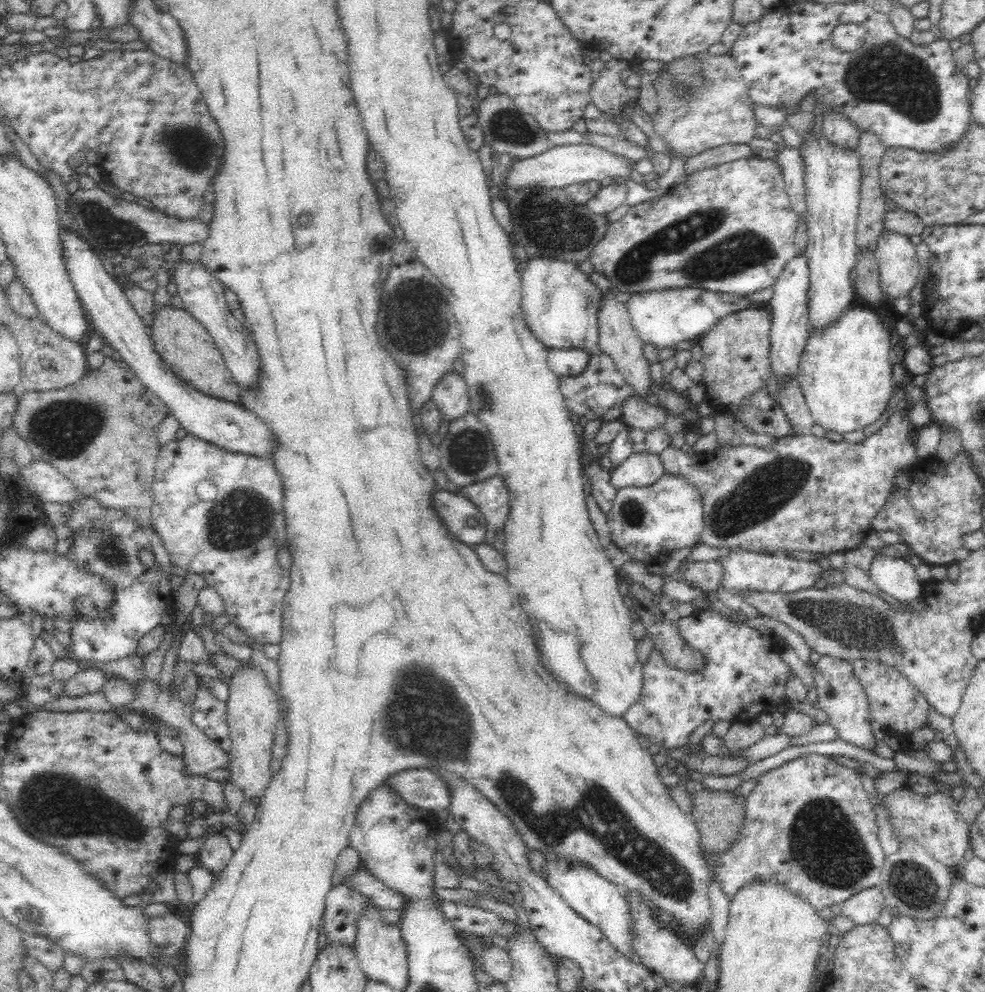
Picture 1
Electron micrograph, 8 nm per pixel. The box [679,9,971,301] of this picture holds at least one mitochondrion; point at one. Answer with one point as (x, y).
(886, 73)

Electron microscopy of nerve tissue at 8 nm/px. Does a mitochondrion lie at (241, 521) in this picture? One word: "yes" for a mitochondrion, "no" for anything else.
yes

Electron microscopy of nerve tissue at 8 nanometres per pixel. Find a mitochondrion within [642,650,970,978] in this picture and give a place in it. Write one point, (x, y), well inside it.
(829, 849)

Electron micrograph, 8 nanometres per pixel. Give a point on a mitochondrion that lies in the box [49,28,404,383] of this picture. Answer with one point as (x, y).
(109, 228)

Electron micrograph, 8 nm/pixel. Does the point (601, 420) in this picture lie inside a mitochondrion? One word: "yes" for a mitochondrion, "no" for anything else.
no

